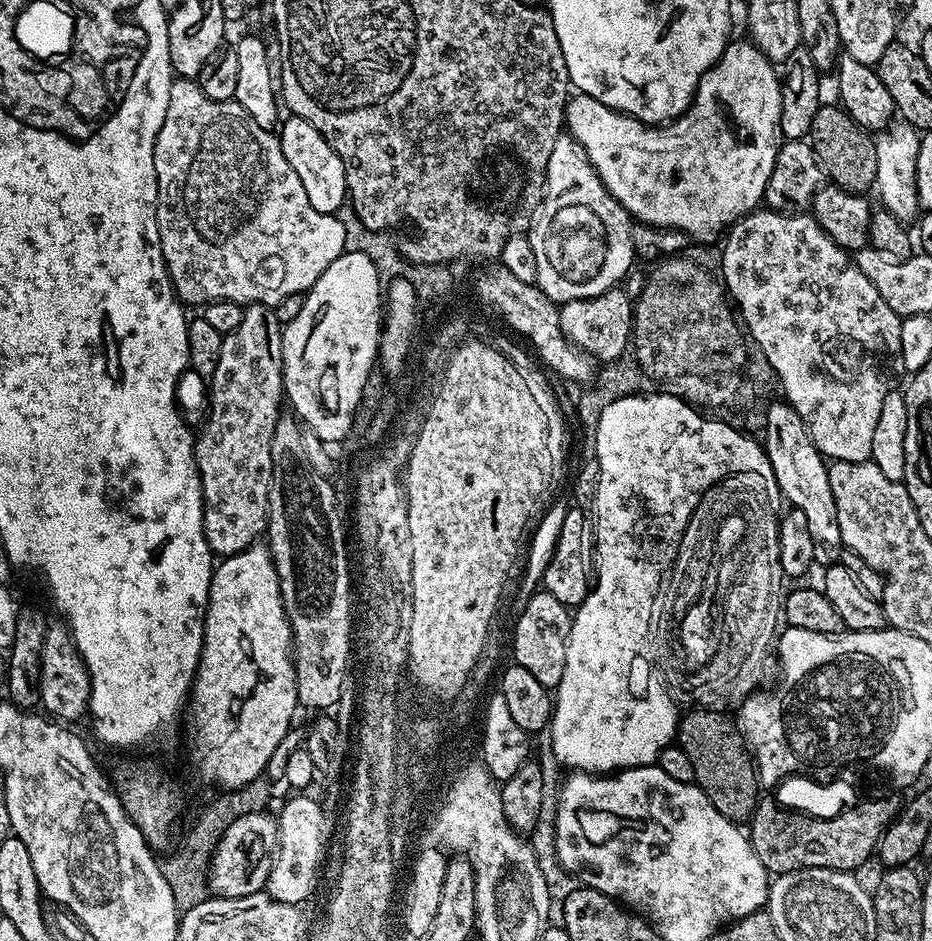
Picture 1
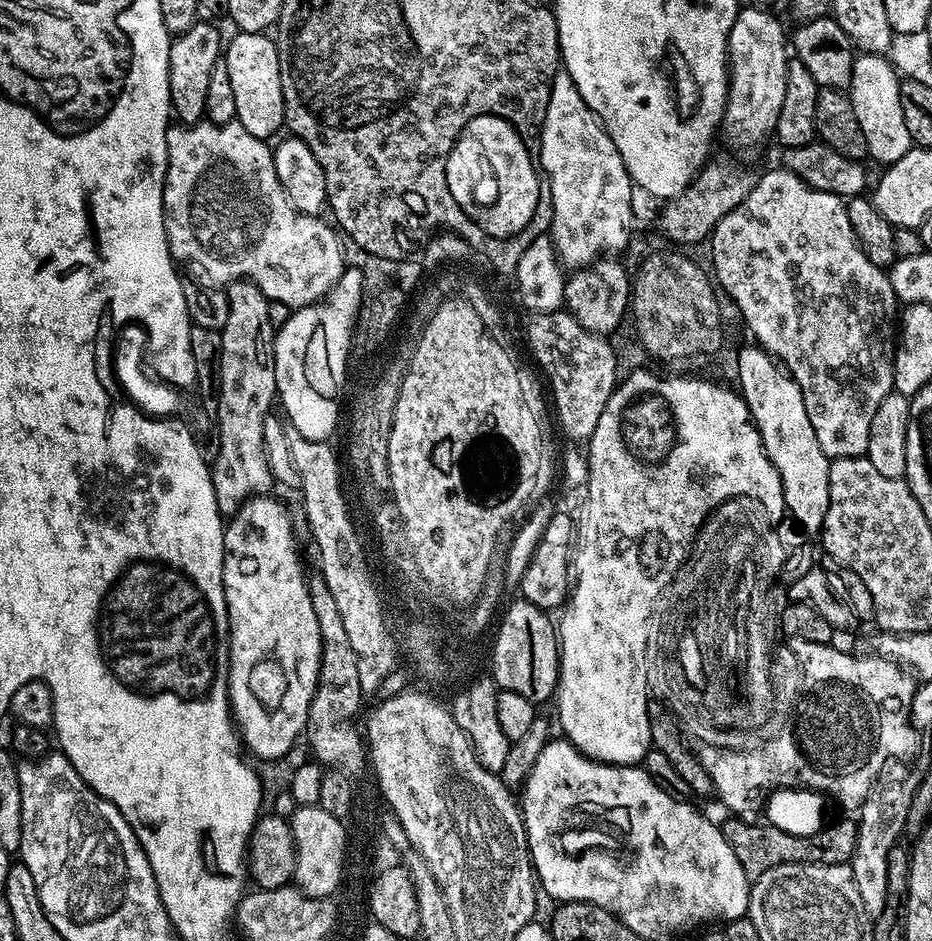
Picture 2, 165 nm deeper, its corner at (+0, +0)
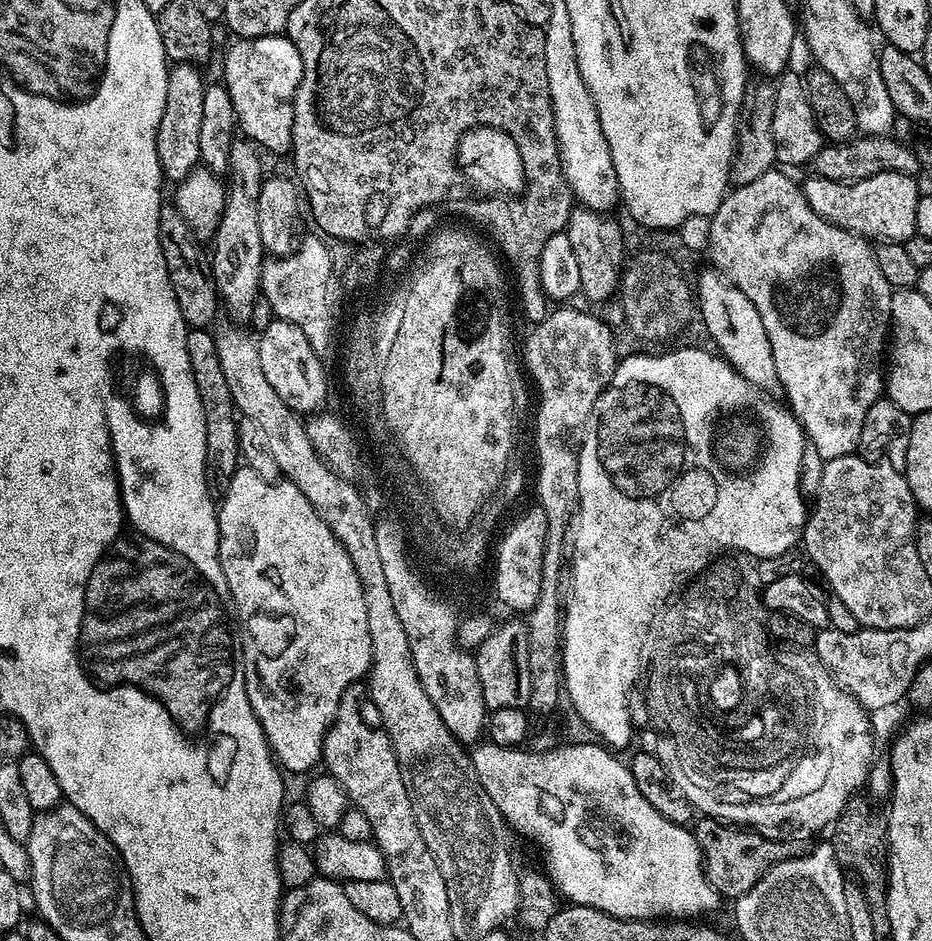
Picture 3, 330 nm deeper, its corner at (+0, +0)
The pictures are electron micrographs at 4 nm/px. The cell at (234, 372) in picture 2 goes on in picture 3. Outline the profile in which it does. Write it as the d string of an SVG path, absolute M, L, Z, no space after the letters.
M236 138L232 143L230 158L228 159L228 170L226 173L226 195L224 198L224 209L222 218L216 227L216 234L211 241L212 264L210 260L210 275L212 283L216 285L216 295L219 303L228 311L229 321L237 325L247 325L247 320L251 318L252 311L256 308L256 299L261 299L260 276L264 273L266 263L266 253L262 242L262 230L258 230L258 194L262 183L260 176L260 156L257 145L244 138Z

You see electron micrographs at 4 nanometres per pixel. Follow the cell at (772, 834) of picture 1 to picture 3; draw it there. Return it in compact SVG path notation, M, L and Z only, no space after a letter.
M711 818L697 819L694 835L700 853L704 856L704 873L708 876L710 886L714 886L721 898L728 899L729 896L729 901L732 902L752 889L778 862L799 856L802 852L802 848L792 840L771 840L773 837L763 831L733 826Z

